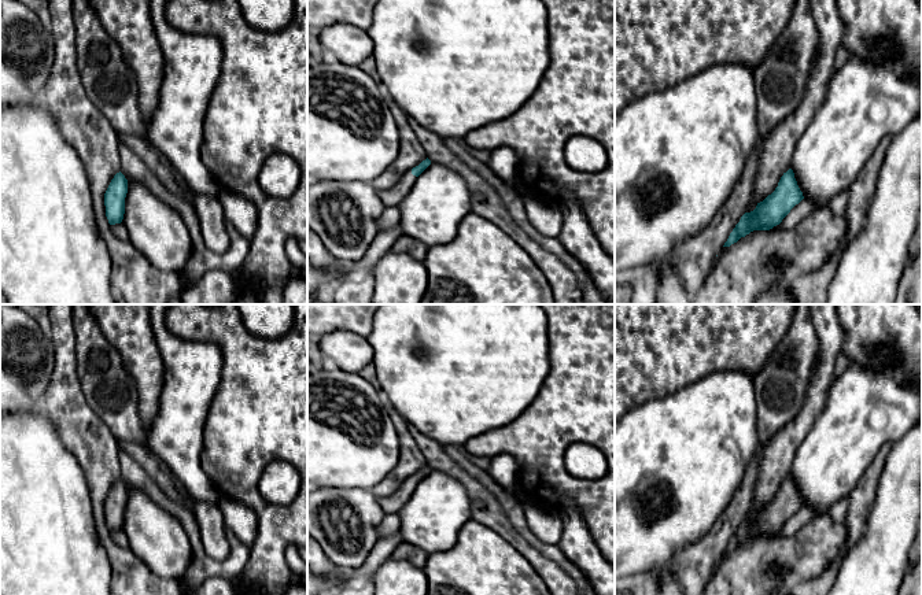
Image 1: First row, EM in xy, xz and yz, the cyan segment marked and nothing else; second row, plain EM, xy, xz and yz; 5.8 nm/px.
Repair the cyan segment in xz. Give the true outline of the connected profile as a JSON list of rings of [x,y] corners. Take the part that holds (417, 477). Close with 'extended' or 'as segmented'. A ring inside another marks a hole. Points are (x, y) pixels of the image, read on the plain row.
[[[427,465],[418,473],[407,477],[399,488],[387,498],[377,498],[384,514],[397,514],[410,499],[417,484],[431,472],[431,468]]]; extended

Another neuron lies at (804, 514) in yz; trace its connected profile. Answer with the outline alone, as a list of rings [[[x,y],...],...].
[[[803,506],[782,526],[782,529],[779,531],[781,536],[788,537],[797,533],[809,520],[815,517],[816,517],[816,511],[812,507]]]

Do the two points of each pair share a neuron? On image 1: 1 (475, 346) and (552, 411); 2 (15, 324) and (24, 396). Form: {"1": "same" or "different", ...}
{"1": "different", "2": "same"}

